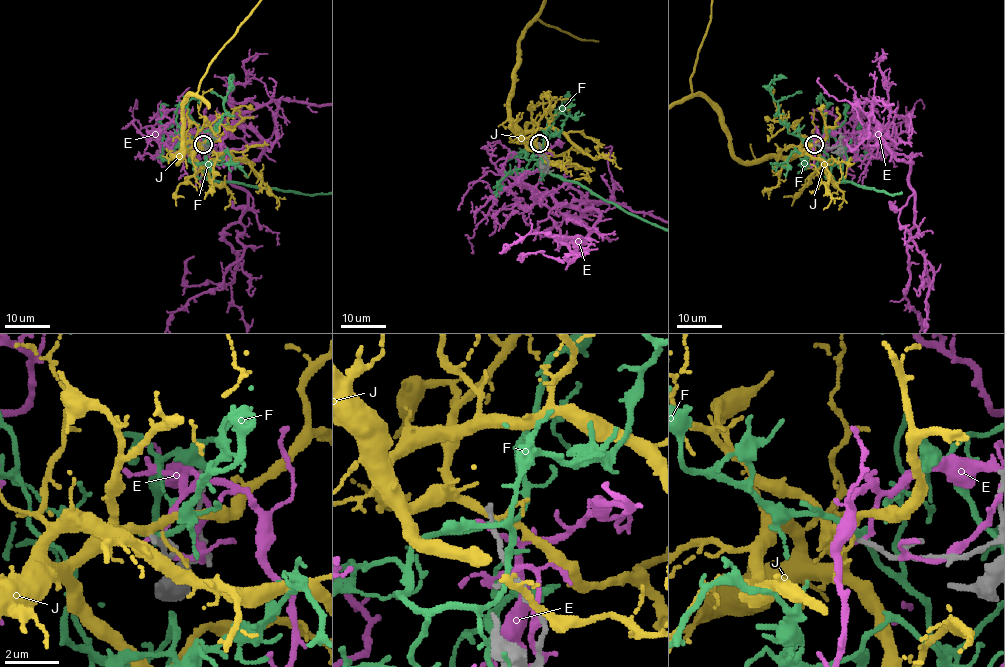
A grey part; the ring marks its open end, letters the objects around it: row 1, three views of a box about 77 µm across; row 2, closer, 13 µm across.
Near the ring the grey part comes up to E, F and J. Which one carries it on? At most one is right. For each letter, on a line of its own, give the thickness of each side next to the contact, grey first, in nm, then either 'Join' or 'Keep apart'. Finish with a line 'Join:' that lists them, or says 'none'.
E: Thickness 220 nm (grey) against 160 nm. Keep apart
F: Thickness 220 nm (grey) against 200 nm. Keep apart
J: Thickness 180 nm (grey) against 240 nm. Keep apart
Join: none

